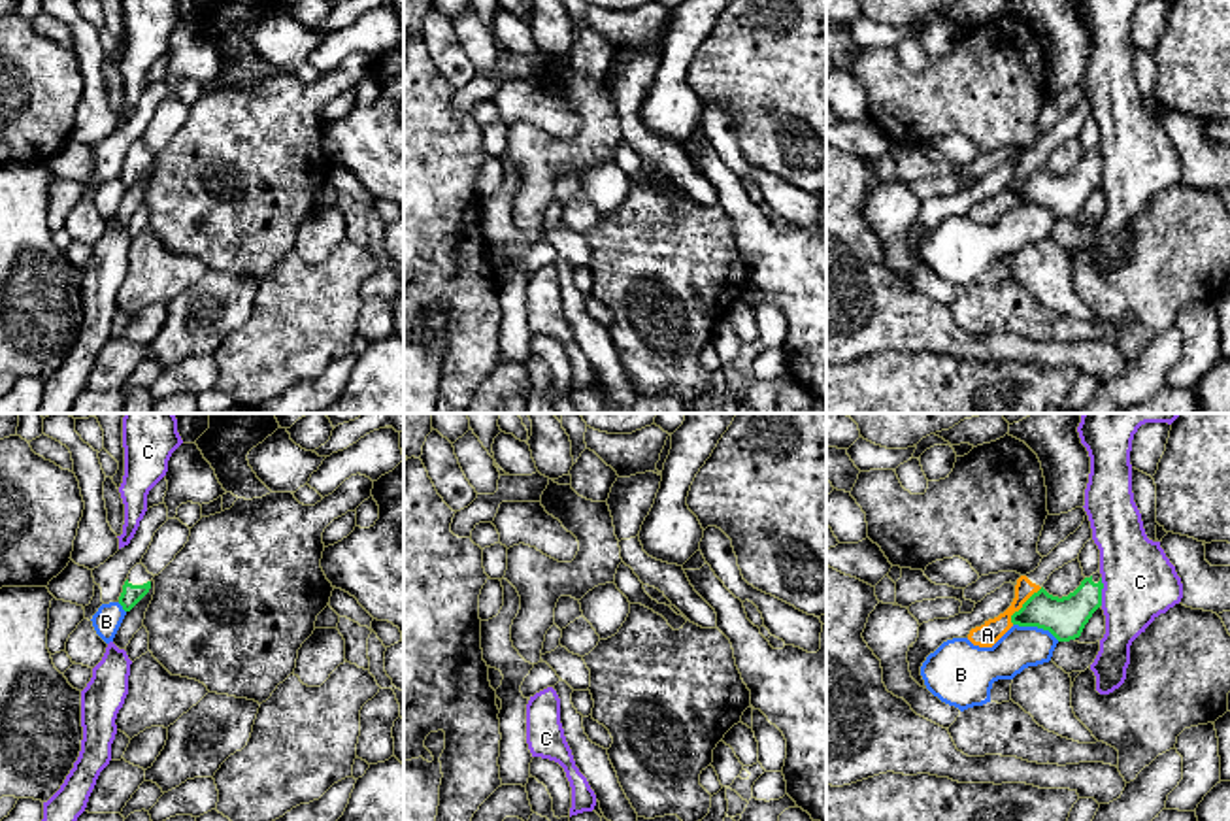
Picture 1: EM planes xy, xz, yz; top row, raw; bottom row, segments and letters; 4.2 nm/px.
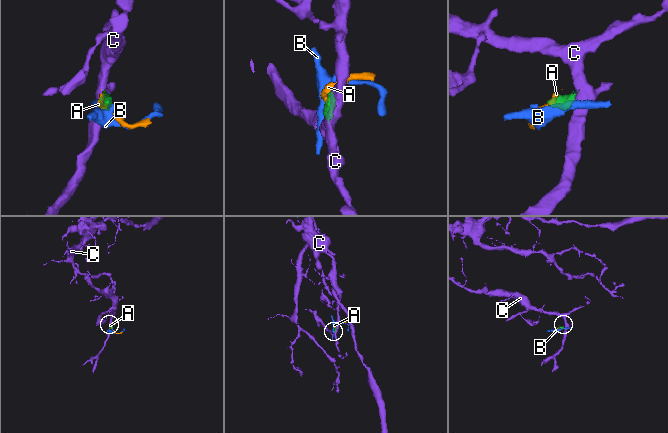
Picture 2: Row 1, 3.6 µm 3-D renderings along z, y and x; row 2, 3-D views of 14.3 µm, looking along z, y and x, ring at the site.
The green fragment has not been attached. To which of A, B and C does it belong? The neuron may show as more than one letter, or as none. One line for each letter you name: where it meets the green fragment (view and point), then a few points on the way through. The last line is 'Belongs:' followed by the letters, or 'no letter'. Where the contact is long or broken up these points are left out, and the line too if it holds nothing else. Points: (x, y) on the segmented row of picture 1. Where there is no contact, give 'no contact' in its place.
Belongs: no letter

